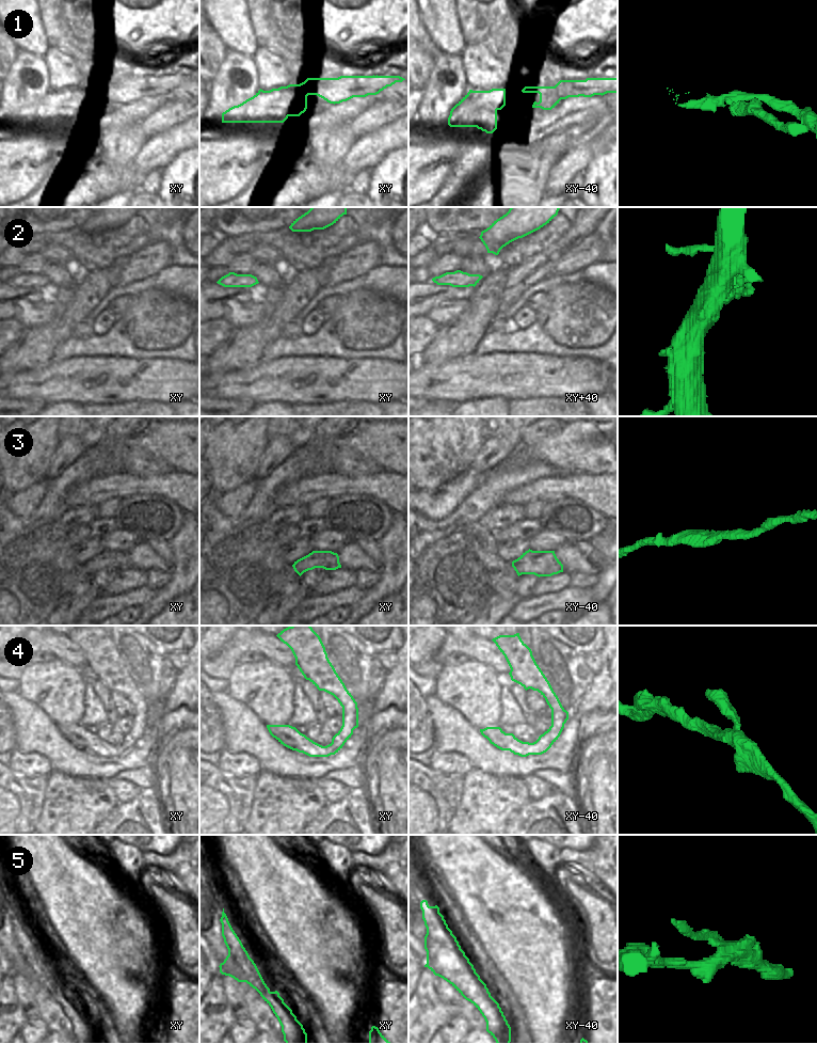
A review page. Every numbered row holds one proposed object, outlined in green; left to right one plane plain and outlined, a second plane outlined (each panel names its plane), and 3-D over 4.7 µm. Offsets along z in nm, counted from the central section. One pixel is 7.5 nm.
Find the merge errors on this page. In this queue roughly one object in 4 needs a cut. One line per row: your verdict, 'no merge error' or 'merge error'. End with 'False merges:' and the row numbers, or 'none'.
1: merge error
2: no merge error
3: no merge error
4: no merge error
5: no merge error
False merges: 1

